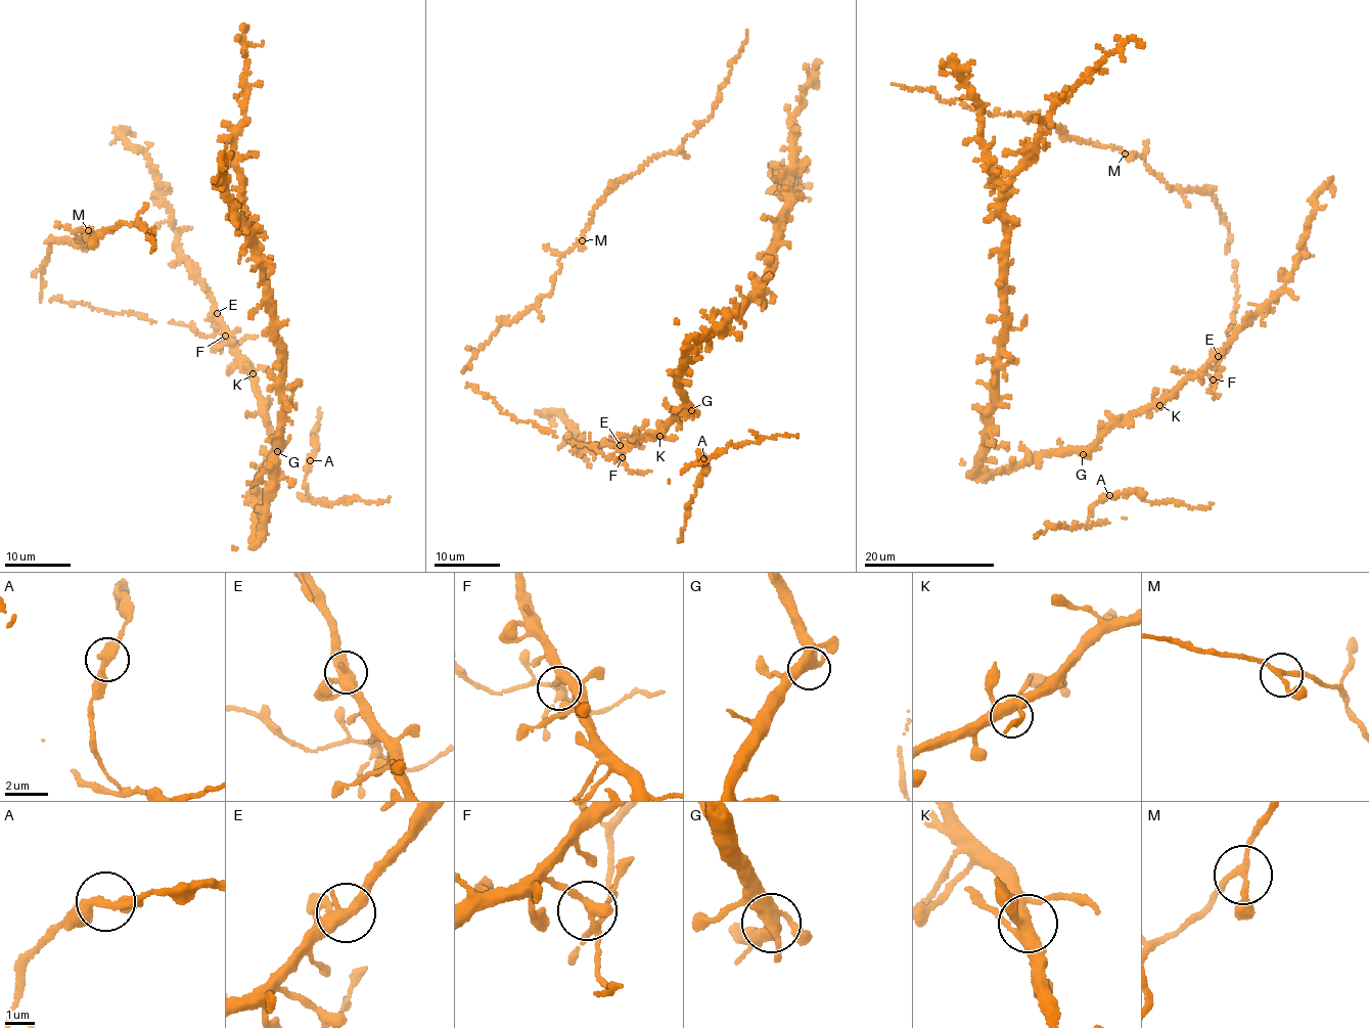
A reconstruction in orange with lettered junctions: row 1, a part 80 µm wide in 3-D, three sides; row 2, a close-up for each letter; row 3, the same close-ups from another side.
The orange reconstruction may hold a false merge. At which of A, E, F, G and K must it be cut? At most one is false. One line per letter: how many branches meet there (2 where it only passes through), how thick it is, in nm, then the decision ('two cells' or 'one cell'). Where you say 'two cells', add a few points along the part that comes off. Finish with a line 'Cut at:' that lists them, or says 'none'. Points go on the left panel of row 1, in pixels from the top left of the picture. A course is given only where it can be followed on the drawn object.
A: branches 2; calibre 300 nm; one cell
E: branches 3; calibre 420 nm; one cell
F: branches 4; calibre 300 nm; two cells
G: branches 4; calibre 420 nm; one cell
K: branches 5; calibre 420 nm; one cell
Cut at: F

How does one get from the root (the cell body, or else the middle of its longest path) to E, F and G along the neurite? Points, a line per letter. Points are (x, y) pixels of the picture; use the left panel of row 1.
E: (251, 372), (237, 357), (217, 313)
F: (251, 372), (227, 333), (225, 336)
G: (251, 372), (277, 451)

